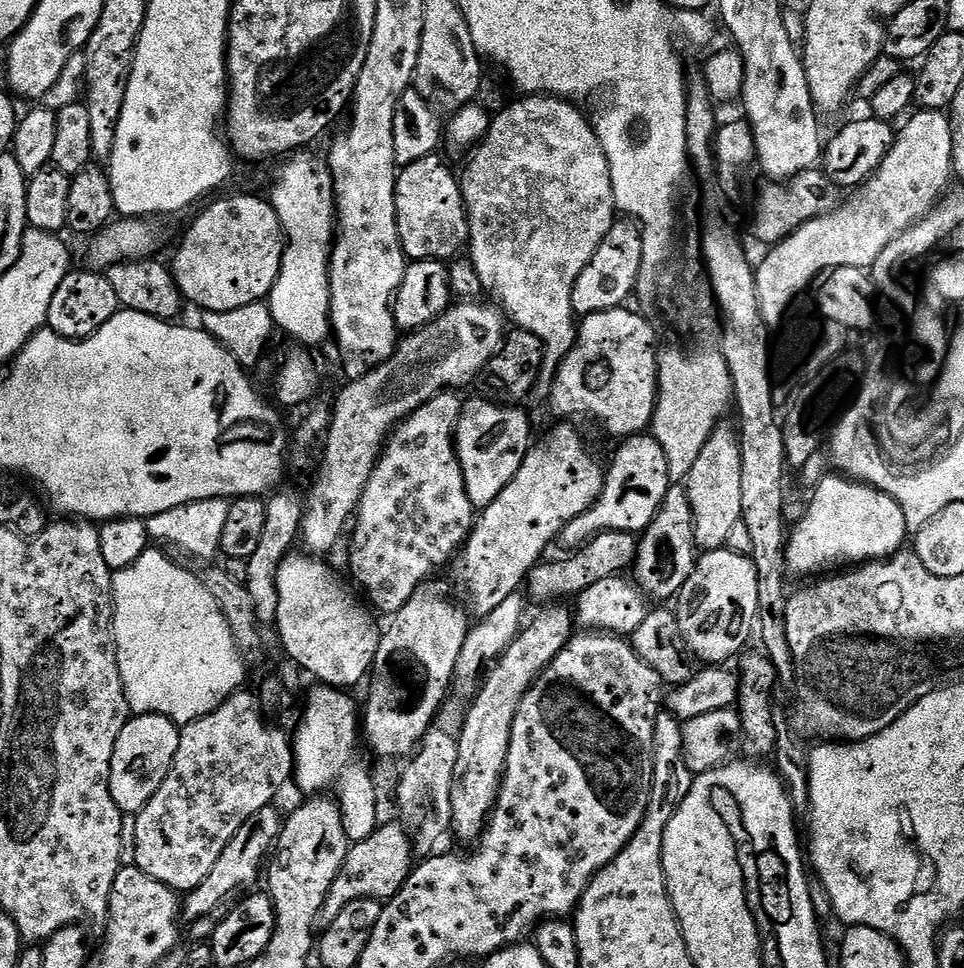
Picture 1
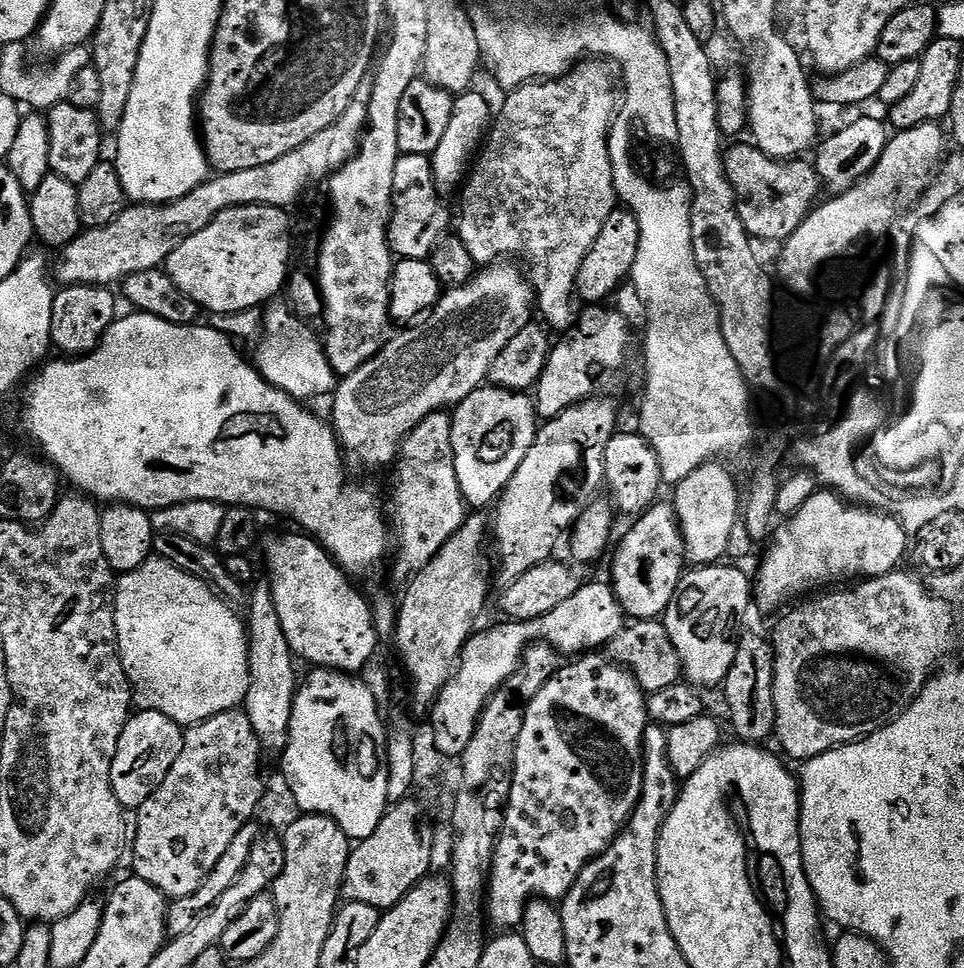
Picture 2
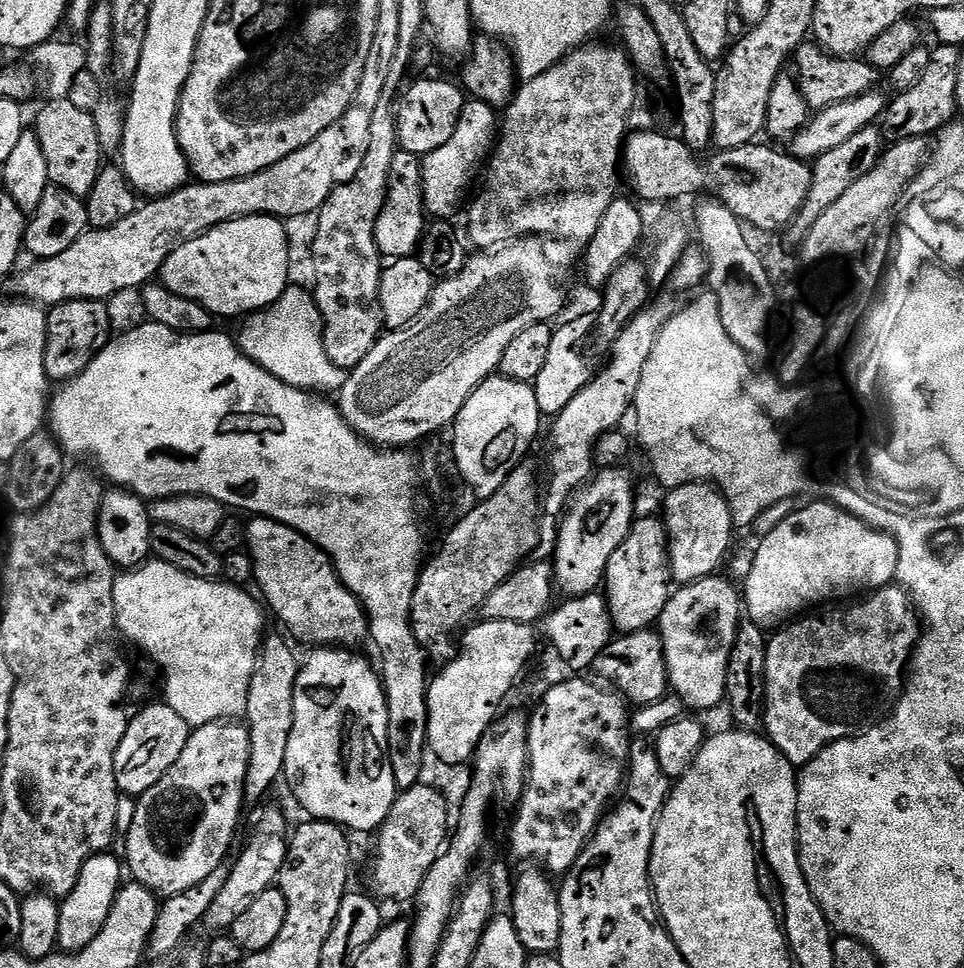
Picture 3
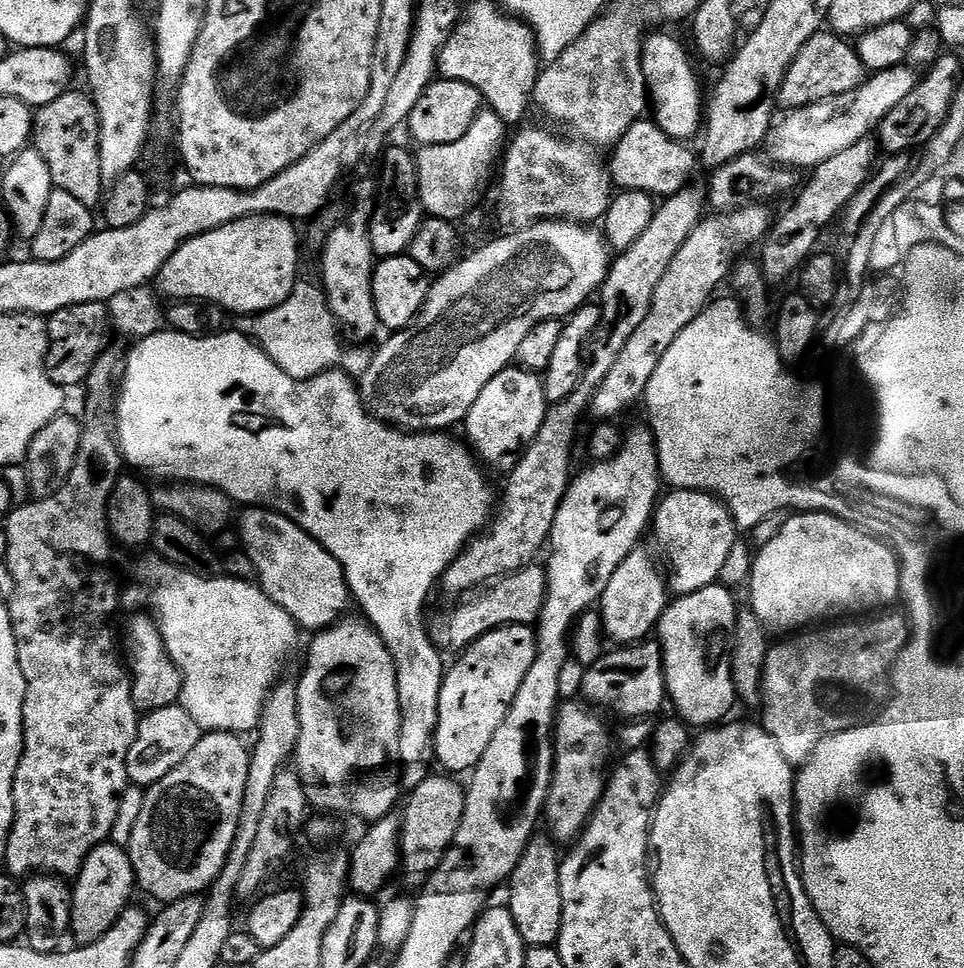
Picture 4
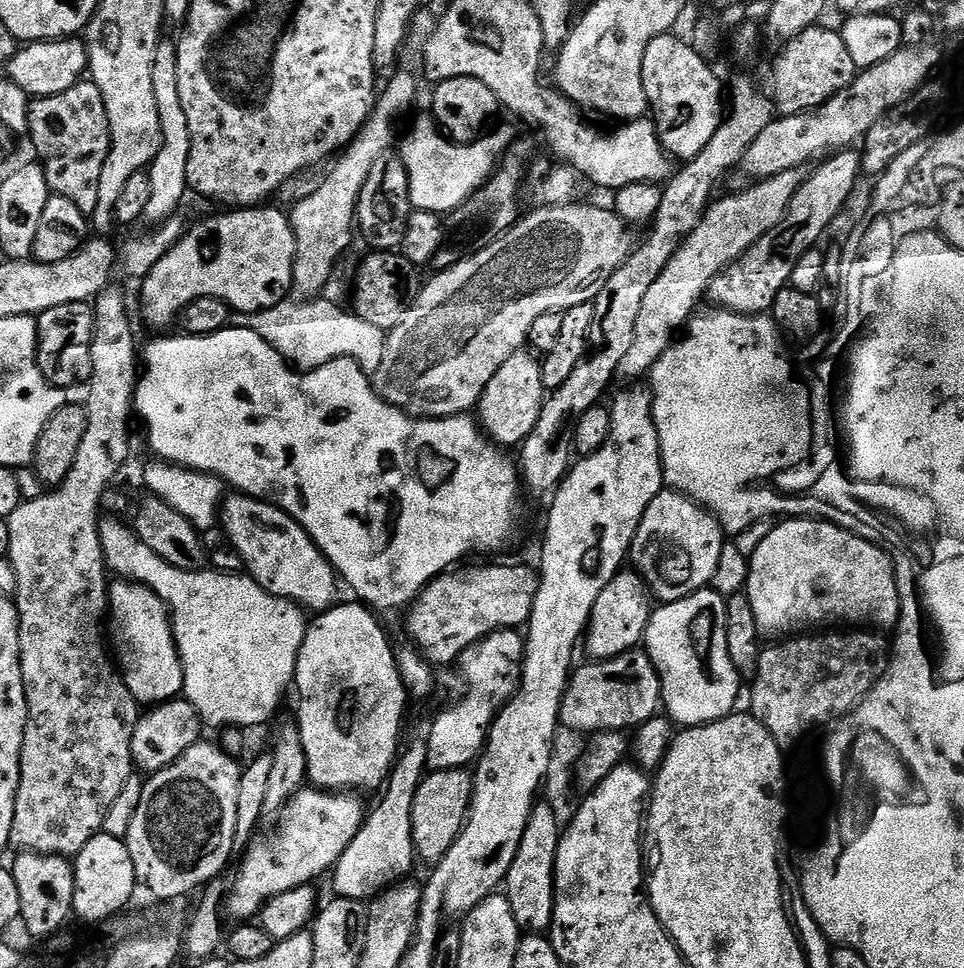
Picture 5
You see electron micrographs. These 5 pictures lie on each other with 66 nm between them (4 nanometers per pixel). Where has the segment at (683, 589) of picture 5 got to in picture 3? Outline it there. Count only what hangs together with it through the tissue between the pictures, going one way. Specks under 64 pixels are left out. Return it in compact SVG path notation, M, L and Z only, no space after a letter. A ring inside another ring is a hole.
M711 483L683 484L671 489L664 500L664 529L668 531L668 564L672 568L672 579L677 585L693 584L696 580L705 580L708 576L719 573L720 563L732 544L732 505L729 497Z

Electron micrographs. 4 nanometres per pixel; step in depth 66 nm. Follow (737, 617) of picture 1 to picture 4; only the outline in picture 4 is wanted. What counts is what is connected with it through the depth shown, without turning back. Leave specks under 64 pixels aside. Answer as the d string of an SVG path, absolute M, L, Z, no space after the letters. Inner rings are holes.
M719 583L689 596L673 599L658 625L658 643L664 654L666 696L689 726L716 726L737 703L732 682L732 631L736 629L738 603Z

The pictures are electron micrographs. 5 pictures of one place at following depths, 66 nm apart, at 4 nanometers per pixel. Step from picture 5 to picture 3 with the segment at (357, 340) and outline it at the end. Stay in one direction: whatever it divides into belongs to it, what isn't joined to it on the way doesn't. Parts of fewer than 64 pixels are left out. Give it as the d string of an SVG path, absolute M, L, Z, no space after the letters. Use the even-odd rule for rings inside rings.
M290 286L270 307L263 312L251 313L243 321L244 329L238 335L240 351L265 368L274 378L294 386L323 393L324 380L338 376L338 370L324 353L324 320L316 305L313 293L304 288Z

